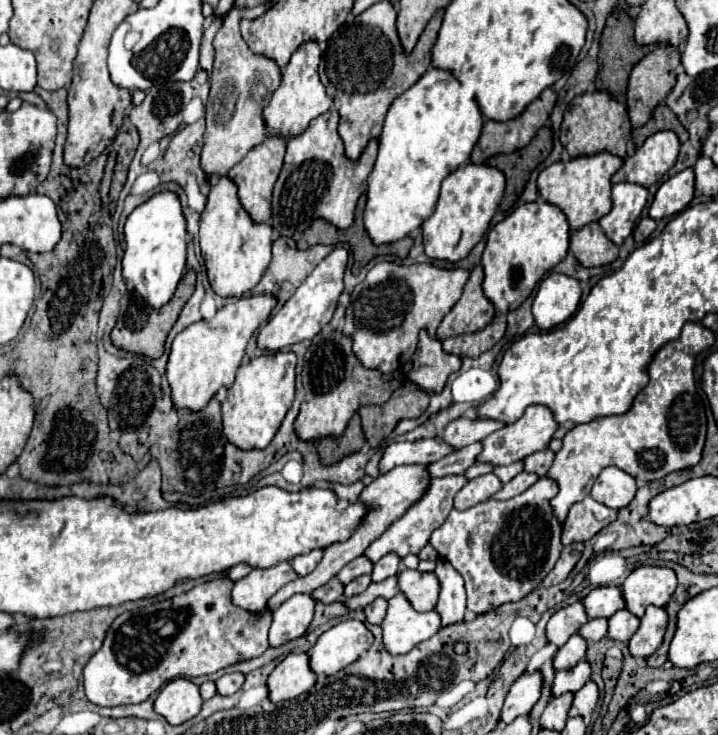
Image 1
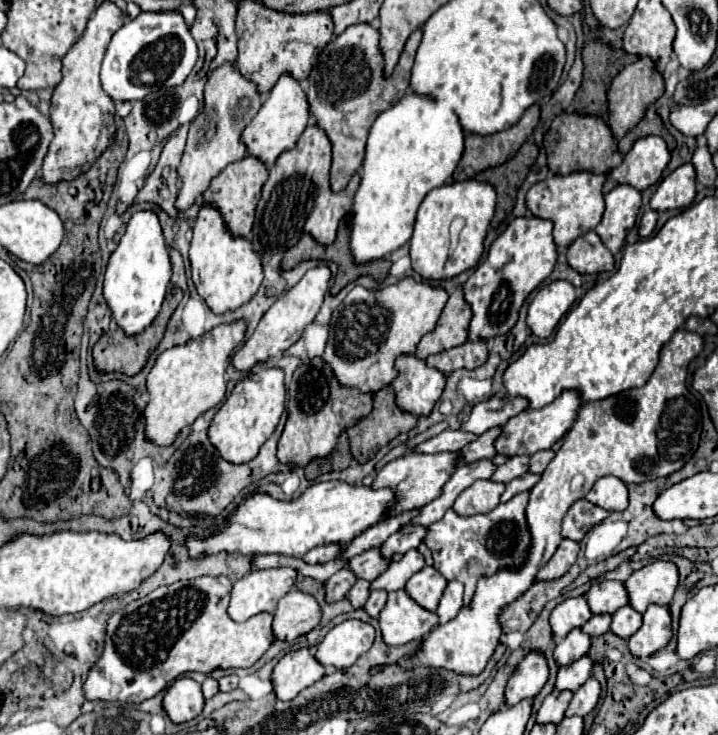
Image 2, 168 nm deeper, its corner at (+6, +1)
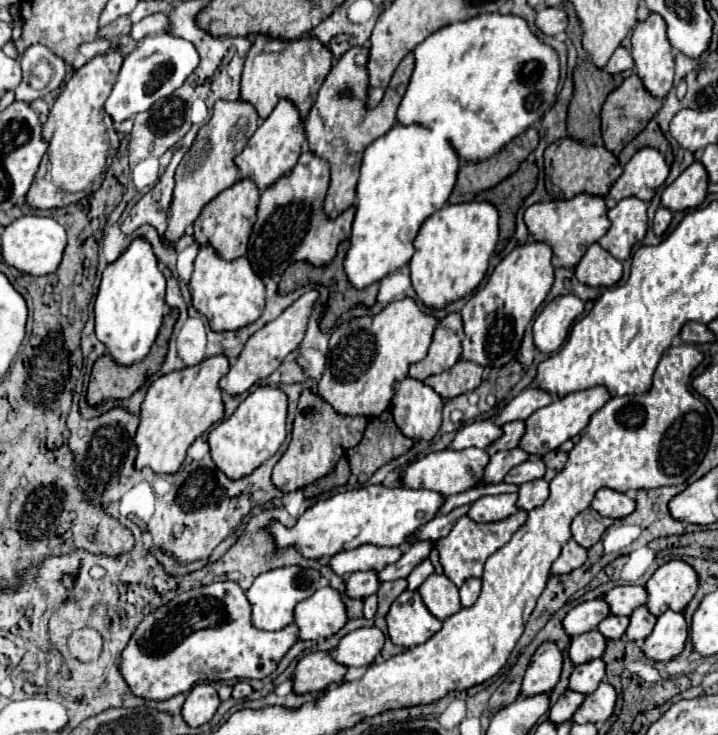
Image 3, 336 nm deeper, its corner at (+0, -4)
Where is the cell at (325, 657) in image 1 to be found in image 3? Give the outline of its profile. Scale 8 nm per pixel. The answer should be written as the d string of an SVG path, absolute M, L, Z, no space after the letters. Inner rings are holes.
M362 627L348 633L334 651L334 659L346 667L368 667L384 647L378 627Z

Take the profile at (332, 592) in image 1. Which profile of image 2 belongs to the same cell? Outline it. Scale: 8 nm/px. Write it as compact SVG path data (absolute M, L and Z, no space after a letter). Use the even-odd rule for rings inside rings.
M342 568L340 572L336 572L334 576L330 576L324 582L324 590L326 590L326 602L338 602L346 596L346 590L350 590L350 586L356 582L358 578L348 570Z

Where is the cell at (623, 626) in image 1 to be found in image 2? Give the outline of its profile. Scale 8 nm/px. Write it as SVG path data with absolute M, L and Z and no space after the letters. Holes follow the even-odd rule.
M622 606L612 614L610 630L620 638L630 638L640 626L642 626L642 614L638 614L630 606Z

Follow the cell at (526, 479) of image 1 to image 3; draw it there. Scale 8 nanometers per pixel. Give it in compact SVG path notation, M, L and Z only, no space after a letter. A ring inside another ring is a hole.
M536 479L536 481L520 485L516 505L518 505L518 509L530 511L530 509L540 507L546 499L548 499L548 483L544 479Z

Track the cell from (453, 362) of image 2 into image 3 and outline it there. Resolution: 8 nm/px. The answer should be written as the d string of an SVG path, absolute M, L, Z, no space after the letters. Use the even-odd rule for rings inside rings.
M458 361L452 369L432 375L424 381L424 385L432 387L442 399L454 399L462 393L474 391L482 383L482 367L476 367L476 363L470 361Z

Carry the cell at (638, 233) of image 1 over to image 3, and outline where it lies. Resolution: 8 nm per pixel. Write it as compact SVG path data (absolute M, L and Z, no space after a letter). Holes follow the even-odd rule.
M660 207L660 209L656 211L656 215L654 215L654 233L660 237L660 235L668 229L670 221L672 221L672 213L670 213L670 209Z

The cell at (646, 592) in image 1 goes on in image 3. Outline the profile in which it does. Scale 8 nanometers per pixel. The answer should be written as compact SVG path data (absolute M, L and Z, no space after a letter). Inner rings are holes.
M680 559L668 561L646 583L648 589L648 603L652 615L662 615L666 609L684 611L698 589L698 575L696 571Z

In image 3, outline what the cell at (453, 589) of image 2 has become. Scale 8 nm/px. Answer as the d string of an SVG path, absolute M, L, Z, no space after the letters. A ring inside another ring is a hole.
M468 579L462 587L460 587L460 601L462 601L462 607L470 607L478 595L480 595L480 579Z

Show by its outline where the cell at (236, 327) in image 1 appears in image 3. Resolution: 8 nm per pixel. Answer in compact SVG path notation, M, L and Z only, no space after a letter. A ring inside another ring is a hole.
M216 355L196 367L162 375L148 387L140 409L140 425L134 437L138 447L134 467L138 471L150 467L154 473L172 475L182 467L188 447L224 417L224 403L218 381L226 373L228 359L224 359L224 355Z

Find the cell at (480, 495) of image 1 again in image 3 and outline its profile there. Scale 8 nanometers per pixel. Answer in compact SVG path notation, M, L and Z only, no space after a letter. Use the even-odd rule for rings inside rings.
M516 493L508 495L492 495L492 497L480 497L478 501L472 503L468 517L474 519L476 523L488 523L488 521L500 521L518 511L516 507Z

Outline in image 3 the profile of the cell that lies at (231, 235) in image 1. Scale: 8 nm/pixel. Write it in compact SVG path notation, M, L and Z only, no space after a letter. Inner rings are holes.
M202 245L198 251L198 257L194 261L194 271L190 279L190 295L192 305L198 313L202 313L212 331L236 331L250 323L254 323L264 309L264 285L260 277L254 275L250 263L246 257L240 257L236 261L224 261L216 255L216 251L210 245Z

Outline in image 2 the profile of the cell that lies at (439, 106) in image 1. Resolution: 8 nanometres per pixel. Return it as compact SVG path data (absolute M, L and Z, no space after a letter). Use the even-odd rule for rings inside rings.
M408 90L392 108L384 110L376 118L376 122L370 128L366 158L360 170L362 182L354 196L354 206L352 206L354 226L352 226L350 248L358 264L376 258L386 258L410 240L420 202L432 188L438 188L450 180L464 152L464 138L466 134L458 122L458 116L452 110L442 108L432 96L424 96L412 90Z

